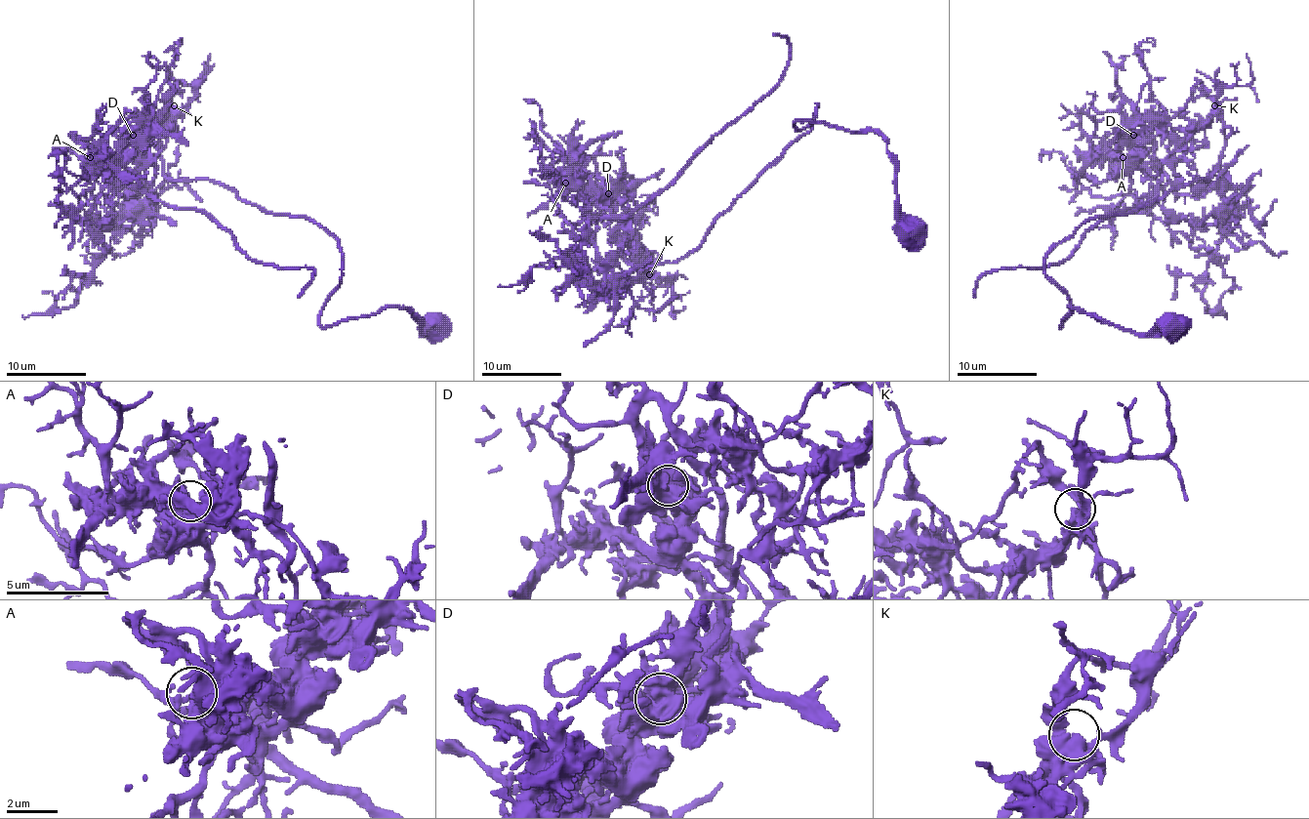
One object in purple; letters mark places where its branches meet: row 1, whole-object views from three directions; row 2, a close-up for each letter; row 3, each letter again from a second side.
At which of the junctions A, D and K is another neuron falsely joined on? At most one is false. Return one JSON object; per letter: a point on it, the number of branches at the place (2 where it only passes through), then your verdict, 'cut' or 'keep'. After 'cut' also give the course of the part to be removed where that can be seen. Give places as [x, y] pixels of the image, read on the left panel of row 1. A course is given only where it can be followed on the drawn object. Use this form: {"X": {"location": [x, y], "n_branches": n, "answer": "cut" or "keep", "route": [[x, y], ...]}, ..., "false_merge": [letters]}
{"A": {"location": [90, 157], "n_branches": 2, "answer": "keep"}, "D": {"location": [133, 135], "n_branches": 2, "answer": "cut", "route": [[132, 136], [140, 130], [114, 161], [116, 176], [170, 205], [200, 209], [256, 262], [313, 269], [298, 297]]}, "K": {"location": [174, 105], "n_branches": 2, "answer": "keep"}, "false_merge": ["D"]}

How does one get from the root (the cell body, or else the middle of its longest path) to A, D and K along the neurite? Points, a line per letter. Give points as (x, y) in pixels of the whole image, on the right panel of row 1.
A: (1172, 325), (1071, 307), (1061, 327), (1059, 243), (1216, 172), (1218, 189), (1181, 195), (1123, 157)
D: (1172, 325), (1061, 327), (1045, 273), (1091, 220), (1218, 189), (1133, 136)
K: (1172, 325), (1071, 307), (1061, 327), (1045, 257), (1206, 180), (1214, 105)

